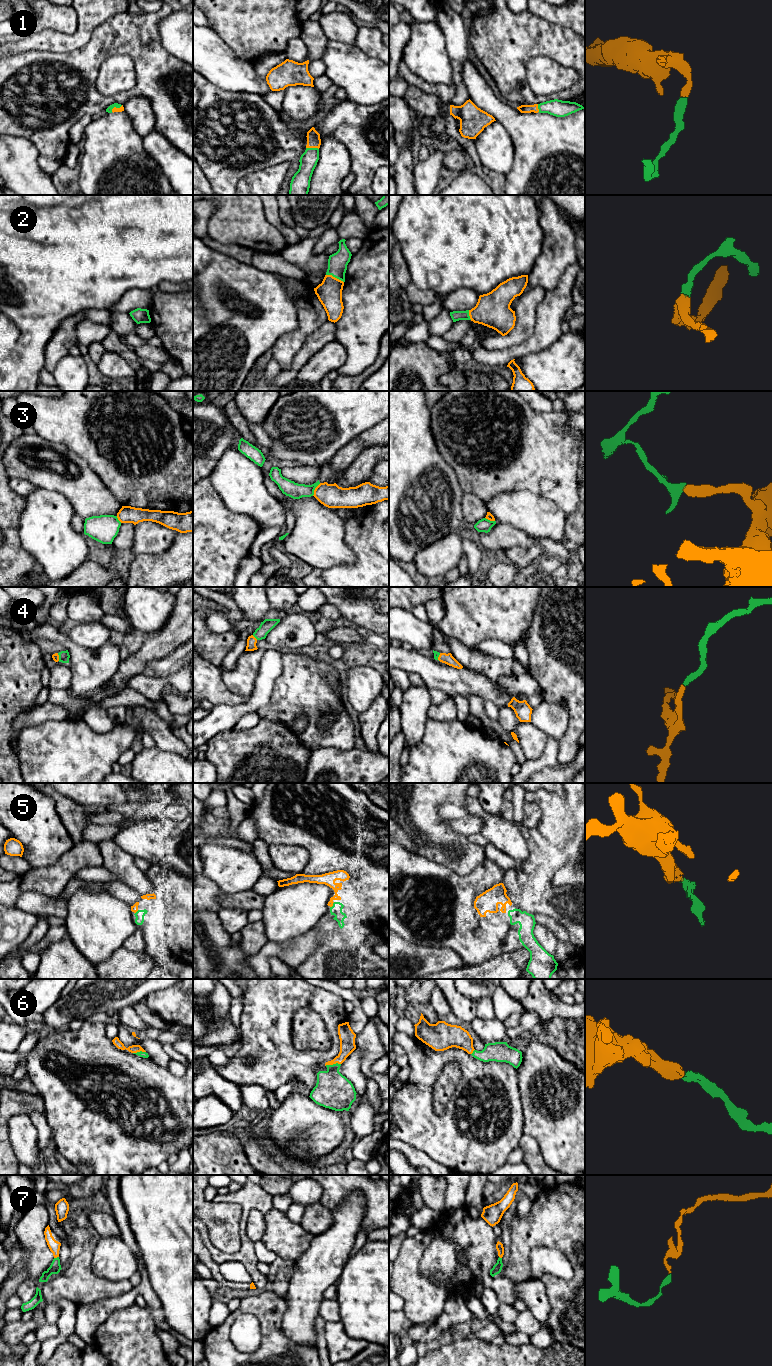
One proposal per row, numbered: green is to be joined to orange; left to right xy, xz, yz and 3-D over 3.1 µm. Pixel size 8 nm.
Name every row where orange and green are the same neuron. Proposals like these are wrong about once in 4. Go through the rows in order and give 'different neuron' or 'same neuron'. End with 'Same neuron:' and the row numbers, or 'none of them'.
1: same neuron
2: same neuron
3: different neuron
4: same neuron
5: same neuron
6: same neuron
7: same neuron
Same neuron: 1, 2, 4, 5, 6, 7

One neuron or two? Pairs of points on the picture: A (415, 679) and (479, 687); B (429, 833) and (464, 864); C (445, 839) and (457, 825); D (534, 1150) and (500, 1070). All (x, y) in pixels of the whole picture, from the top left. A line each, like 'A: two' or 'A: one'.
A: two
B: one
C: two
D: two

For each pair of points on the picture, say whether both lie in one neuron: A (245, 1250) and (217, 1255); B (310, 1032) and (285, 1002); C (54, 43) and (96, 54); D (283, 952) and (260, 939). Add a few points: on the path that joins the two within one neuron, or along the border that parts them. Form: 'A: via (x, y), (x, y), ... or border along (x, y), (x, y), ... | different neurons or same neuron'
A: via (238, 1256), (224, 1257) | same neuron
B: border along (318, 1013), (299, 1009), (292, 1019), (291, 1036) | different neurons
C: border along (92, 32), (84, 45), (67, 52), (53, 52) | different neurons
D: border along (268, 942), (258, 952), (248, 956) | different neurons

